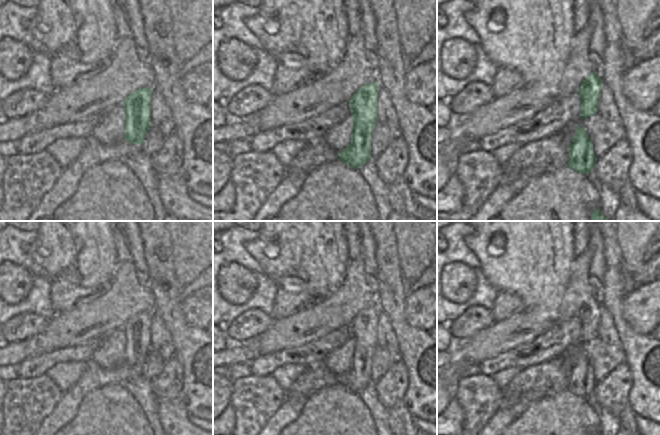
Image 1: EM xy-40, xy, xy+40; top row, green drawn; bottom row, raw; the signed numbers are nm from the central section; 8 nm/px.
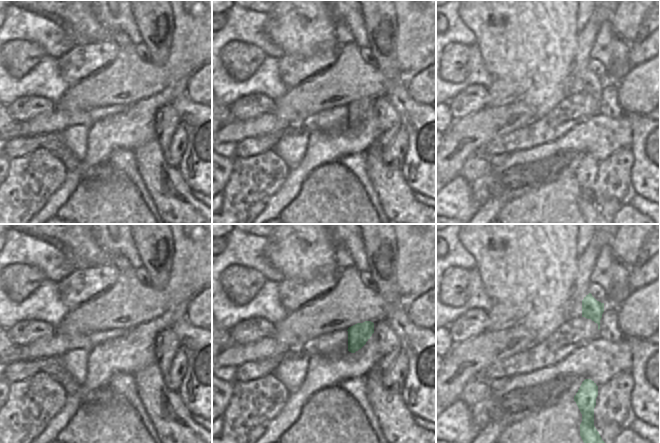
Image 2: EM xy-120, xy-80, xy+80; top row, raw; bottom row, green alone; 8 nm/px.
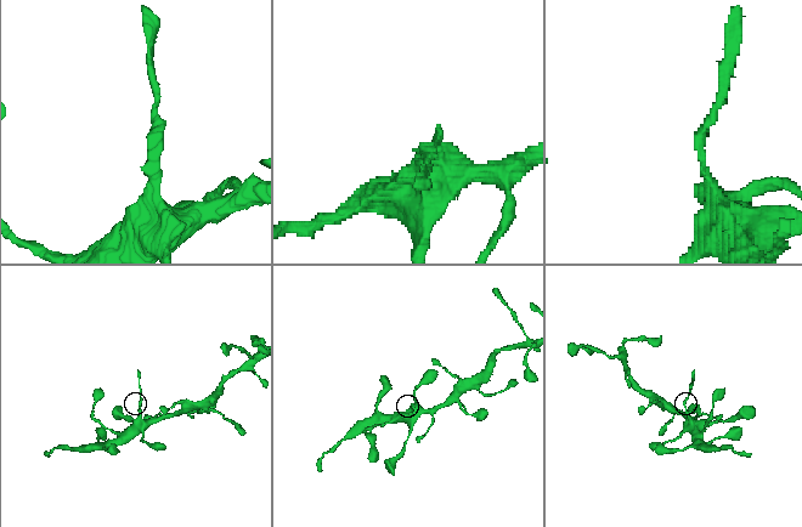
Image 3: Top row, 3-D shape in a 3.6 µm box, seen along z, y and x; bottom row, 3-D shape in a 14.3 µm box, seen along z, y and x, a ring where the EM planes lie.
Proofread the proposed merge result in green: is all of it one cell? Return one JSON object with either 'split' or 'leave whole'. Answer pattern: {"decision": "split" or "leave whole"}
{"decision": "split"}

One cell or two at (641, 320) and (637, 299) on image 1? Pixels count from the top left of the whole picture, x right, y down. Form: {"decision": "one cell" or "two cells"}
{"decision": "one cell"}

